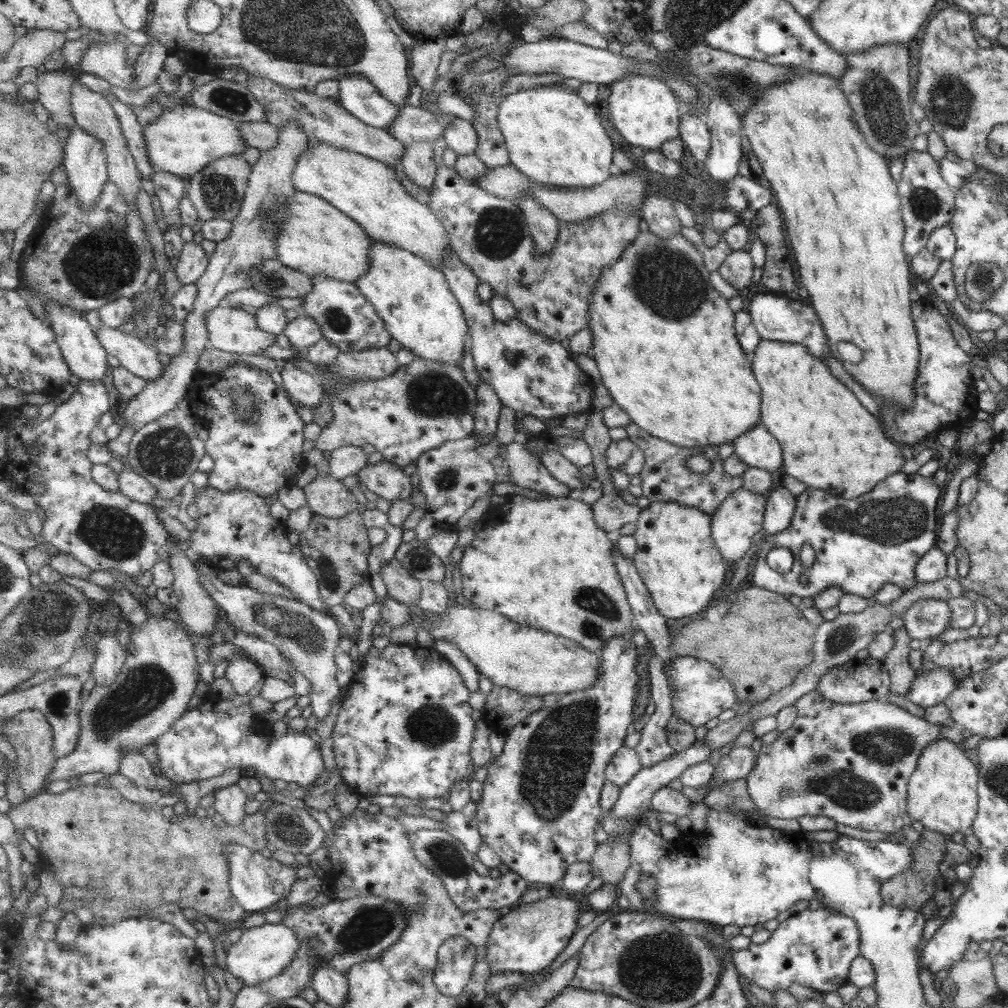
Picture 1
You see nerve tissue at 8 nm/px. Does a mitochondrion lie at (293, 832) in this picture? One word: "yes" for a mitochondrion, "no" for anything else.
yes

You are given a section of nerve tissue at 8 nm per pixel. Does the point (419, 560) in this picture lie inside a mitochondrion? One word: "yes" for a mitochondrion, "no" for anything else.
yes

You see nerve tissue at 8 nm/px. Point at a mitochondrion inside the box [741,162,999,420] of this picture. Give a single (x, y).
(925, 204)

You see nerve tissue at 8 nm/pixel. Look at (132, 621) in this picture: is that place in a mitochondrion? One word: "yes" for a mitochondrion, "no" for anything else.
no

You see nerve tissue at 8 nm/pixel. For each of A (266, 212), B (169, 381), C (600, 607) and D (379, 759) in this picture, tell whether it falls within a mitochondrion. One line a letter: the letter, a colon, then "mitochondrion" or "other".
A: mitochondrion
B: other
C: mitochondrion
D: other

